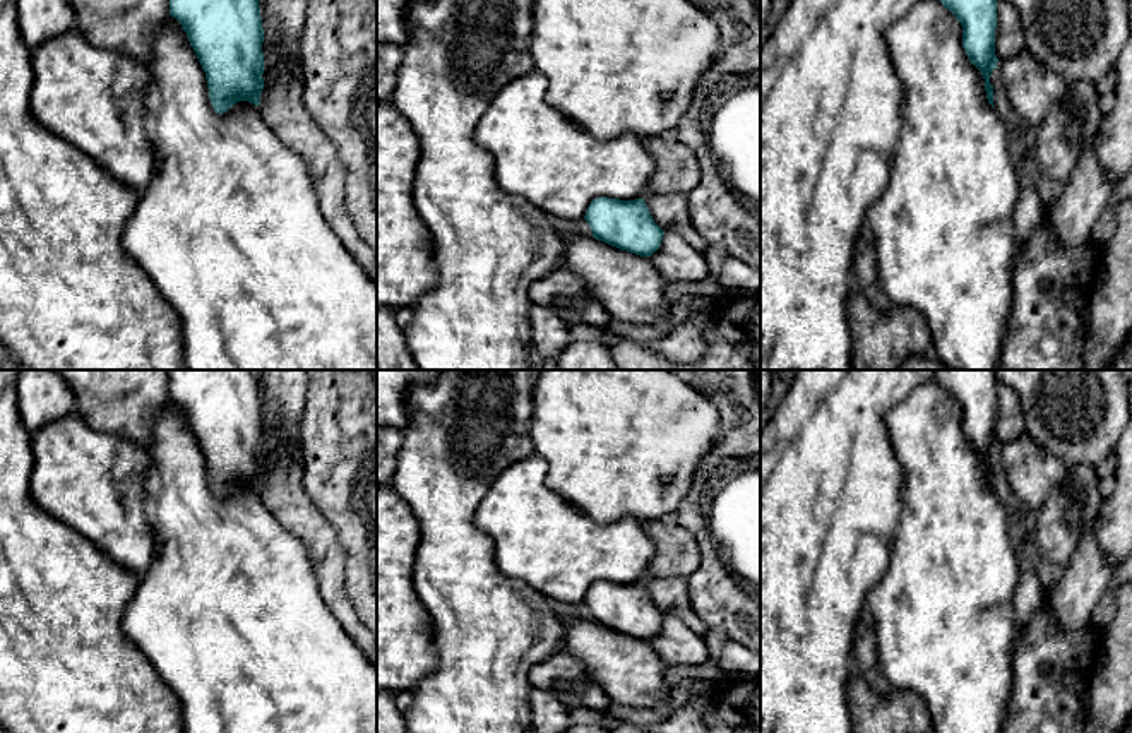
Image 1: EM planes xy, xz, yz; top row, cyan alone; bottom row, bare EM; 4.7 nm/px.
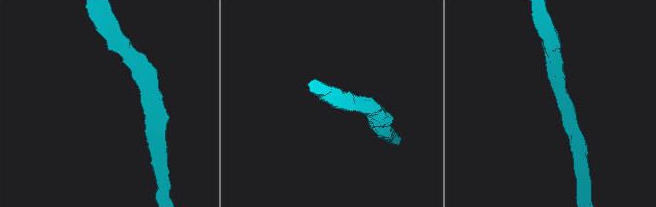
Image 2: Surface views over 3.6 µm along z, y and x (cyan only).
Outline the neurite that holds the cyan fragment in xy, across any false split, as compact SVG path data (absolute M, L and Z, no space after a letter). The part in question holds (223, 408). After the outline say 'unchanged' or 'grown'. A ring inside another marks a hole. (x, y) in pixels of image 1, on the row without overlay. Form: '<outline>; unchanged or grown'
M168 370L175 401L206 456L211 488L226 497L238 485L260 488L264 473L264 411L255 370Z; unchanged

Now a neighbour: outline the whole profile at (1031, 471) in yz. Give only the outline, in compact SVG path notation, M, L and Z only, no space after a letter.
M1028 433L997 445L1000 464L1017 507L1040 510L1053 488L1067 478L1067 466Z

